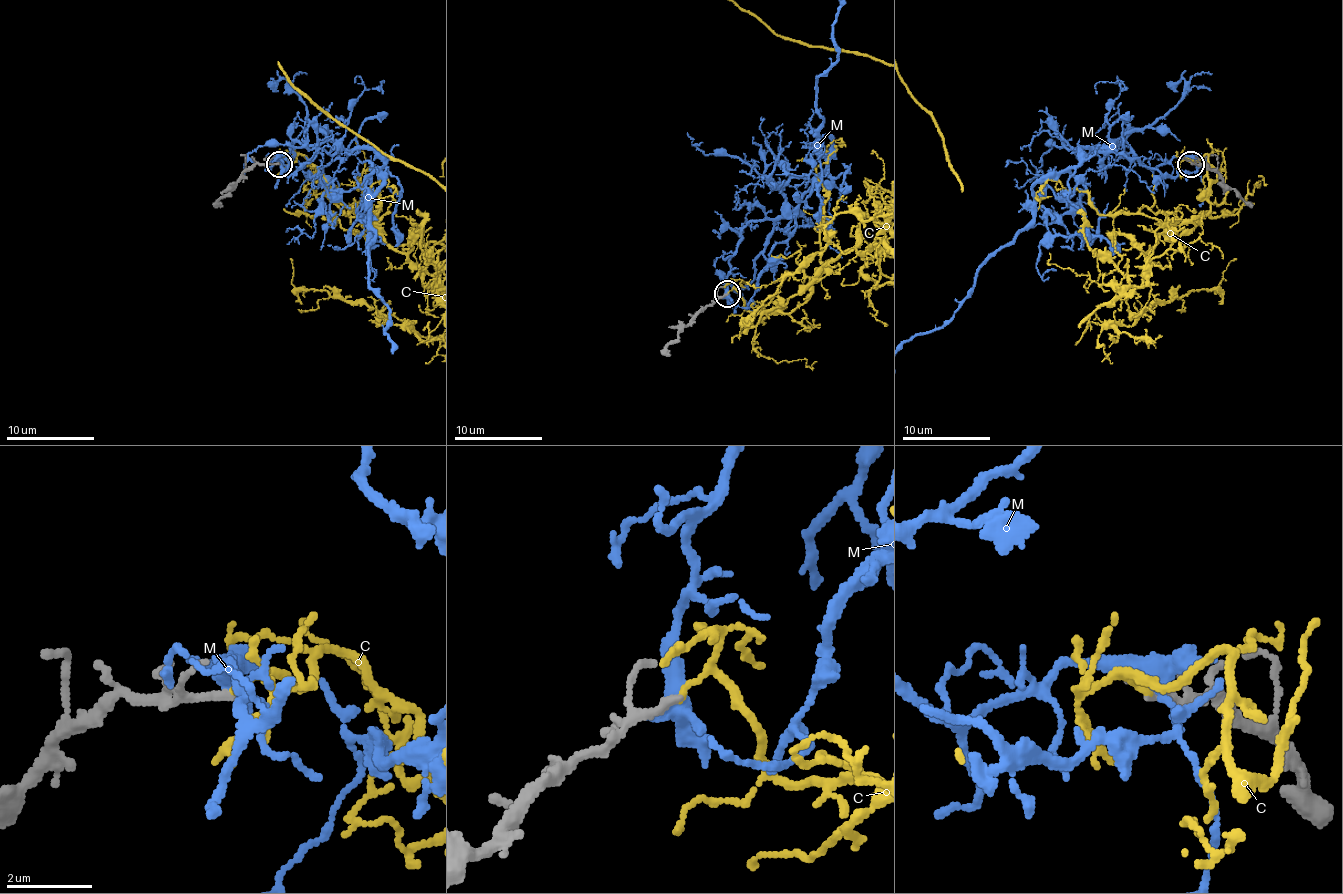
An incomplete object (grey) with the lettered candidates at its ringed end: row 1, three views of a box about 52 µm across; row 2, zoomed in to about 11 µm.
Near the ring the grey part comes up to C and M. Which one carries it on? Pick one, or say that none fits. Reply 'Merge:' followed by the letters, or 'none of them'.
Merge: none of them

